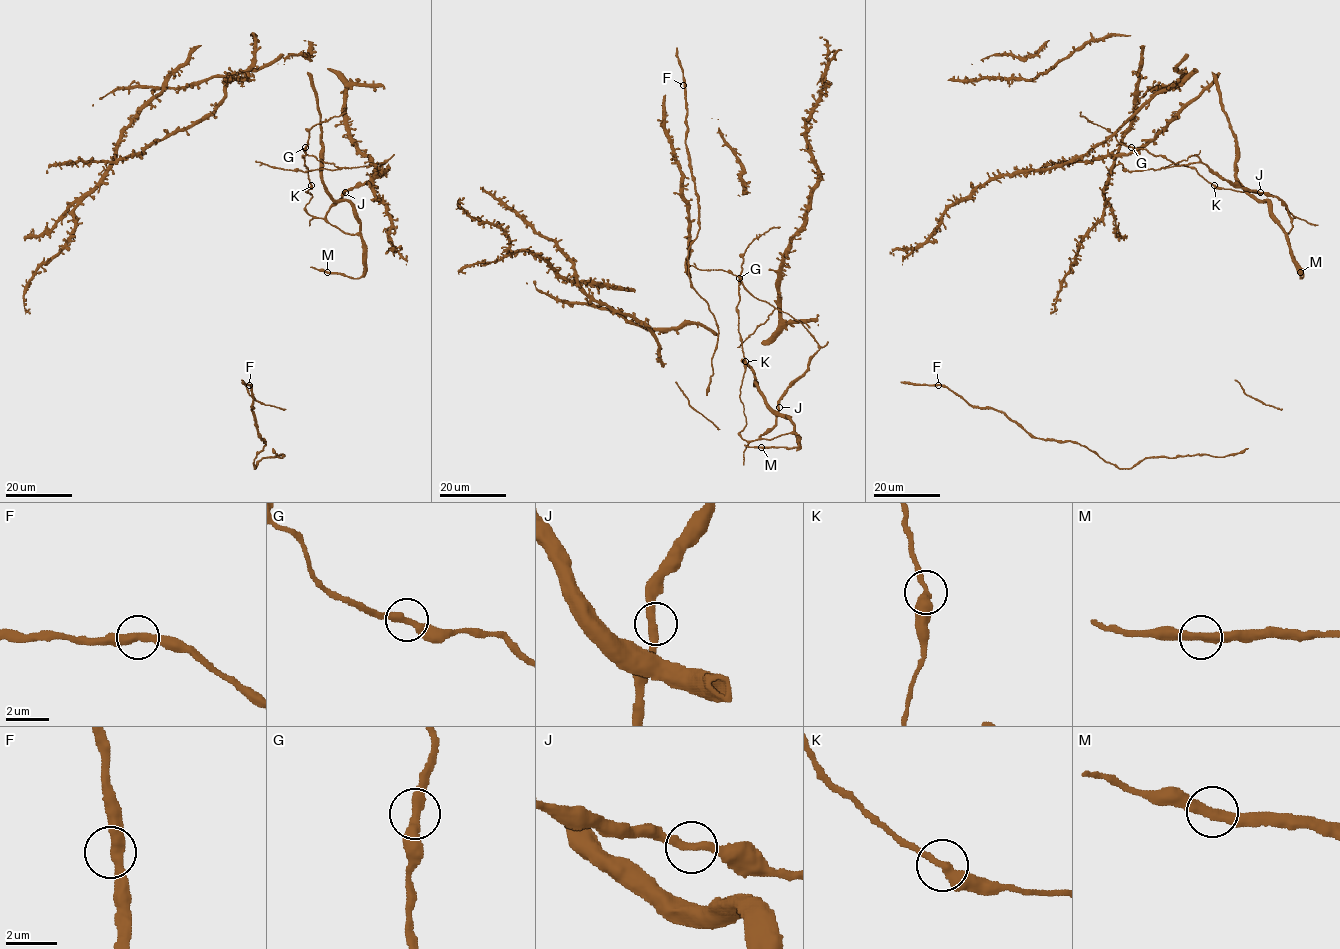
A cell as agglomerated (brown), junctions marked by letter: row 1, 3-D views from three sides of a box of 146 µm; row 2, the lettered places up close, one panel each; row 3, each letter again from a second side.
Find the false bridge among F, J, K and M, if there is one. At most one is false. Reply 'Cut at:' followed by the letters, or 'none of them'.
Cut at: none of them

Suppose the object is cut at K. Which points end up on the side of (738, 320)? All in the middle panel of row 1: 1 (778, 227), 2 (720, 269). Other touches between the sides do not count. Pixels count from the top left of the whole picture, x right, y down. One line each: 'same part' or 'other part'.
1: same part
2: other part

